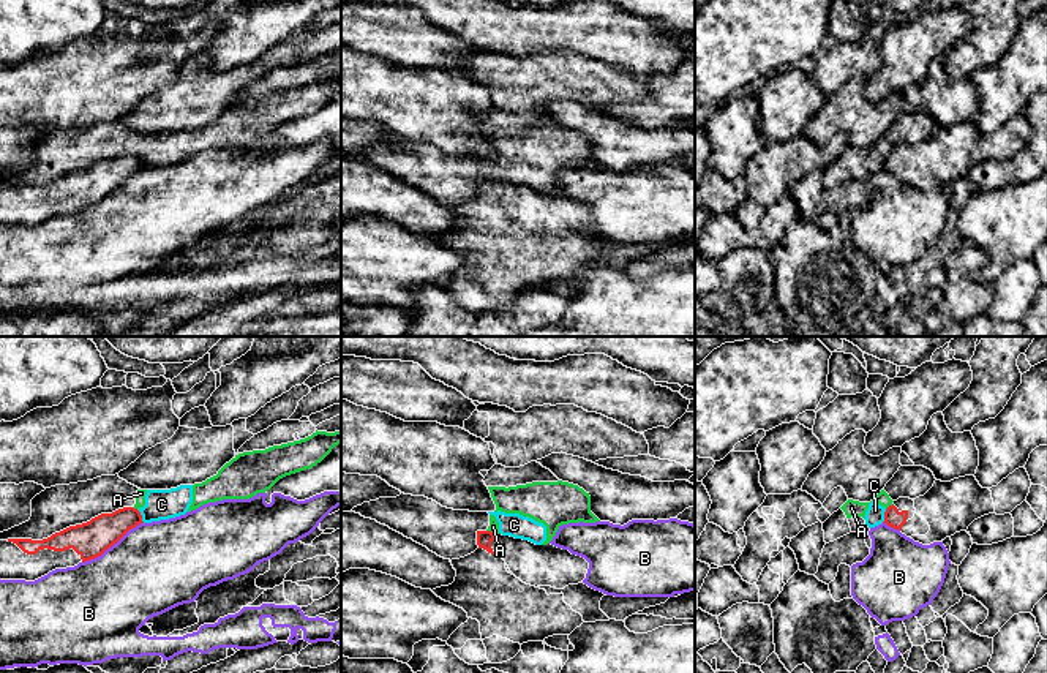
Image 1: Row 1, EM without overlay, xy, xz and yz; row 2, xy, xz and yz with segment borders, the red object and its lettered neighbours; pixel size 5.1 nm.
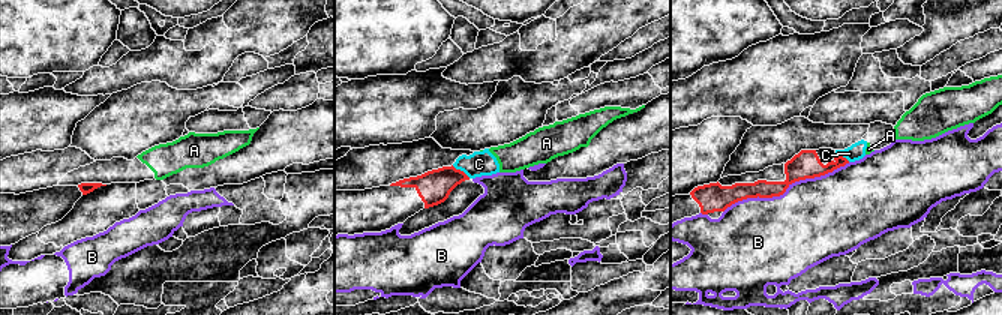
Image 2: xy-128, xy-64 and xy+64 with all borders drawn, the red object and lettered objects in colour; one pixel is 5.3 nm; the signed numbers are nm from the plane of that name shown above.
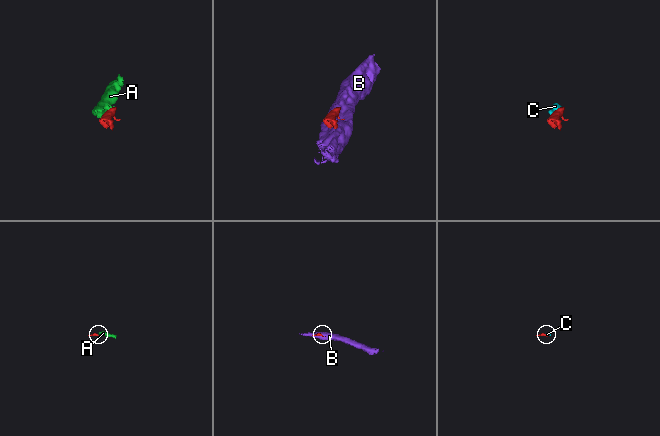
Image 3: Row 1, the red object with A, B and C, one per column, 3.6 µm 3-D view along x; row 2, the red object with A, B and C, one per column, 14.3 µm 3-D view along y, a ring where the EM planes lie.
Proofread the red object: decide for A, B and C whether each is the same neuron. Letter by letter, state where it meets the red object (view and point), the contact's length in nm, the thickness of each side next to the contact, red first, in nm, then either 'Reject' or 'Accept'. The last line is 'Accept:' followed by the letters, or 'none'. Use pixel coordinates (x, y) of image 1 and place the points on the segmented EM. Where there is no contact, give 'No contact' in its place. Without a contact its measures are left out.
A: Touches red at xz (490, 531). Shared border 50 nm. Thickness 80 nm (red) against 50 nm. Reject
B: Touches red at xy (112, 544). Shared border 380 nm. Thickness 180 nm (red) against 460 nm. Reject
C: Touches red at xy (141, 515). Shared border 80 nm. Thickness 170 nm (red) against 160 nm. Reject
Accept: none

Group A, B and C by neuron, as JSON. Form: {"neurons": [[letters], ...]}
{"neurons": [["A", "C"], ["B"]]}

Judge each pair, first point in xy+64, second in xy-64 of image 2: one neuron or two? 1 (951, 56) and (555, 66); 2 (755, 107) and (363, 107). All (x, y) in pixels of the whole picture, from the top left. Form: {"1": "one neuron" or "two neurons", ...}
{"1": "two neurons", "2": "one neuron"}

